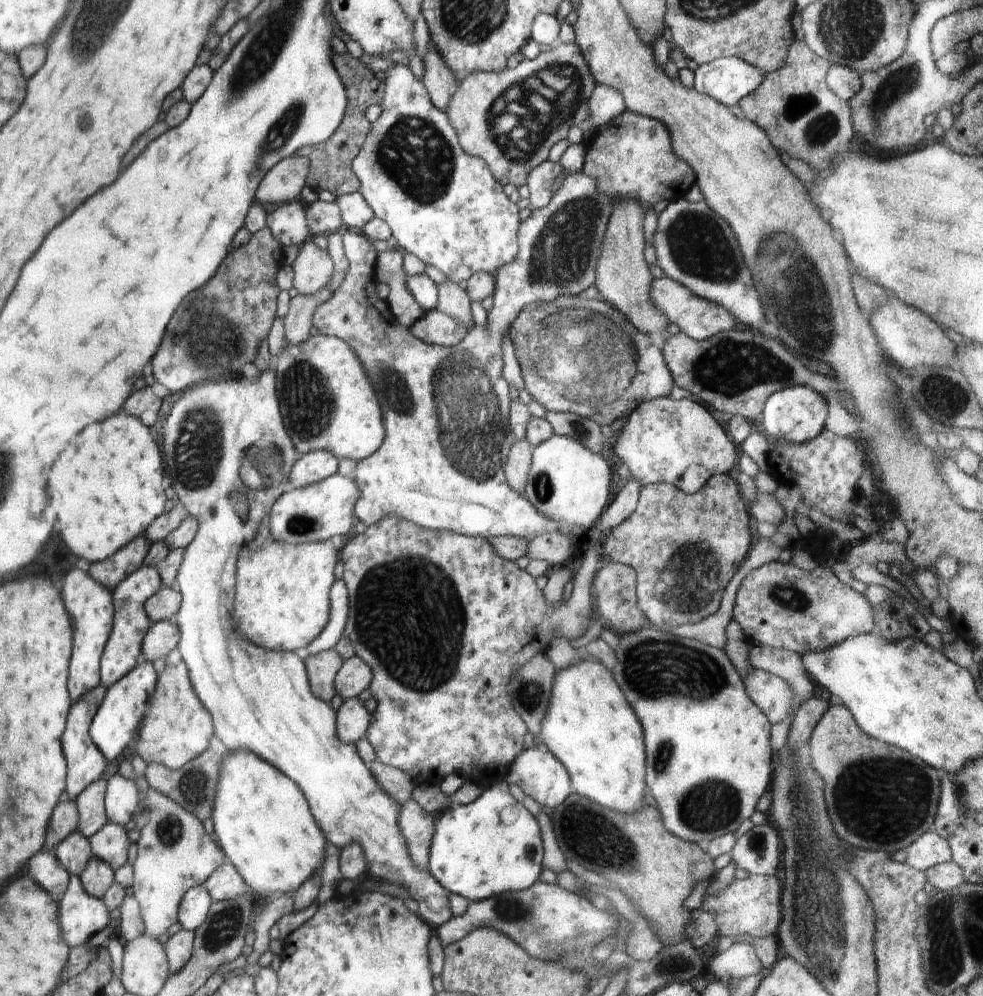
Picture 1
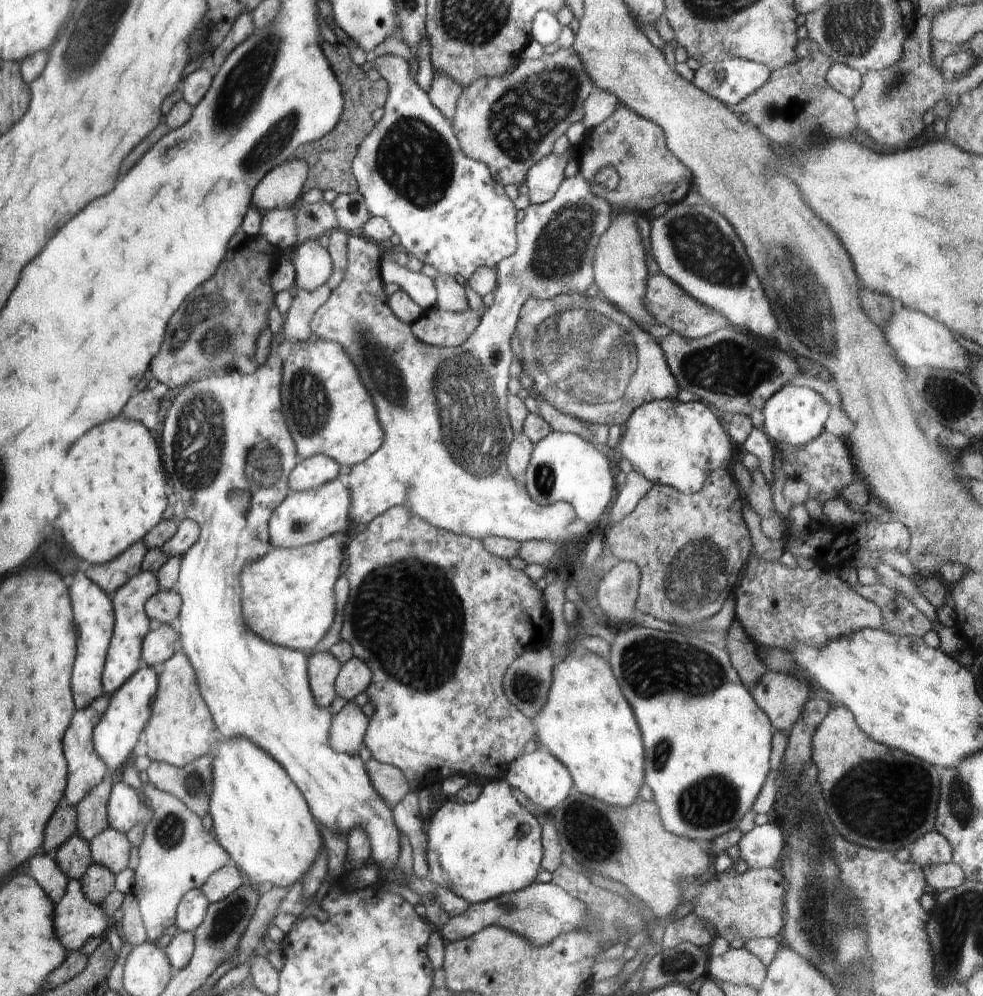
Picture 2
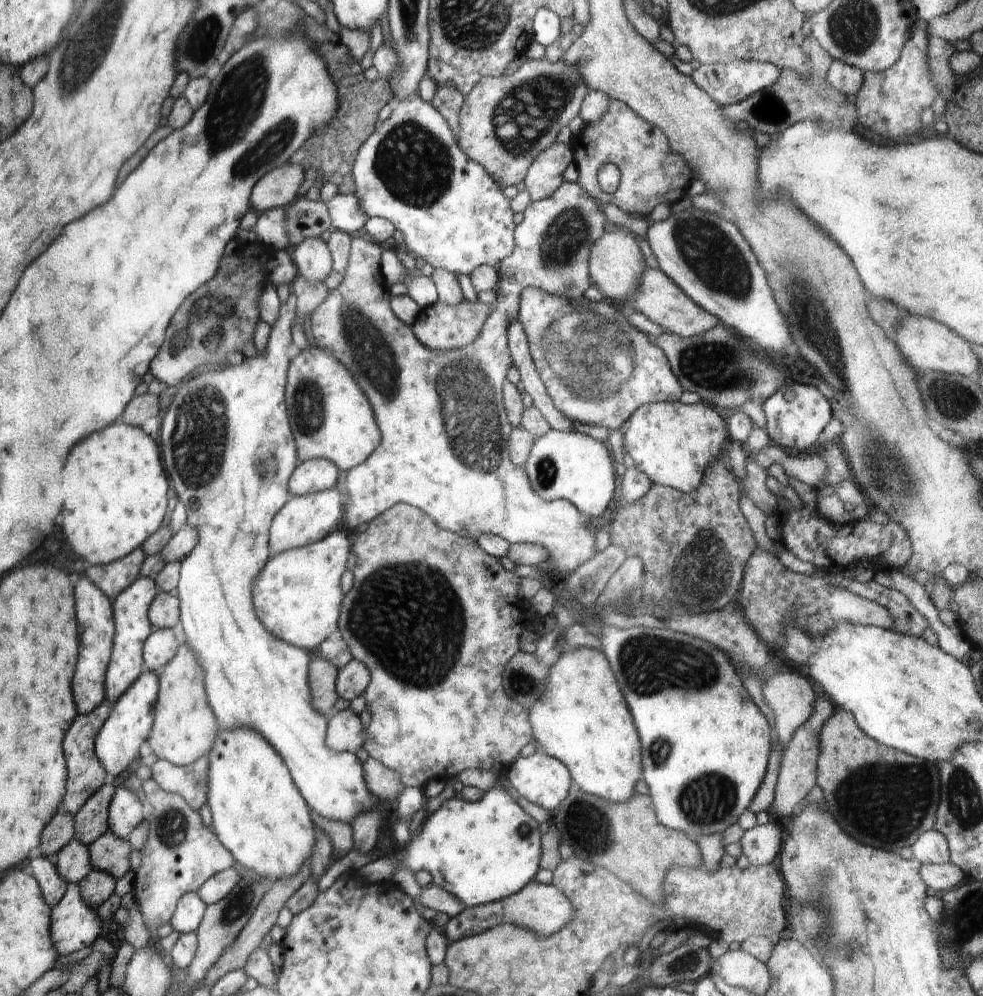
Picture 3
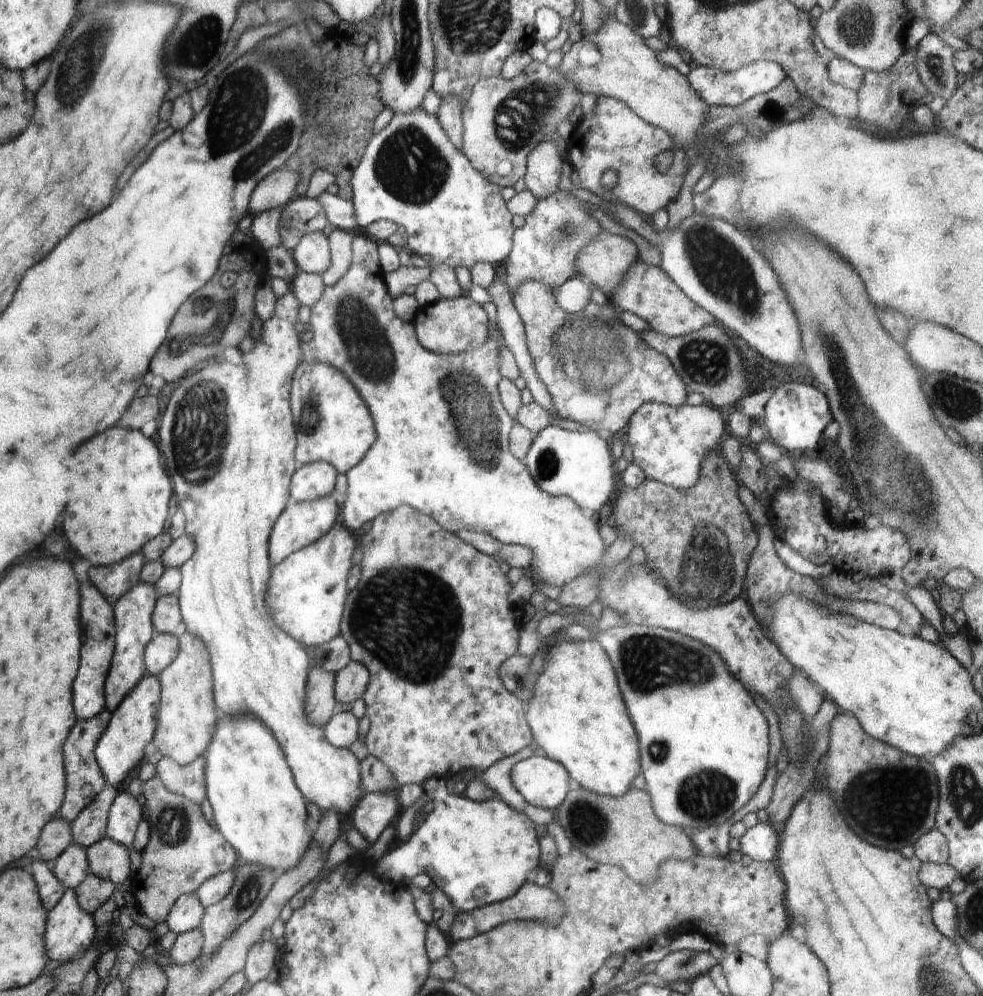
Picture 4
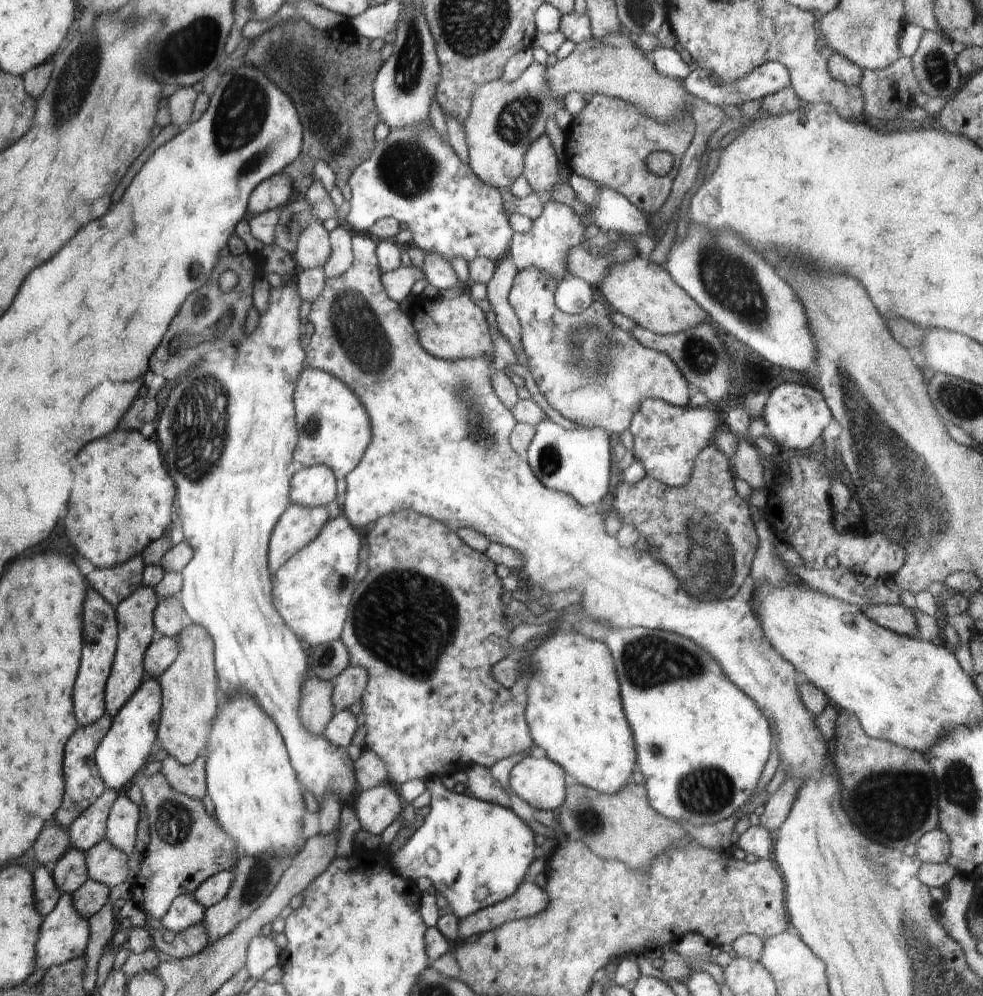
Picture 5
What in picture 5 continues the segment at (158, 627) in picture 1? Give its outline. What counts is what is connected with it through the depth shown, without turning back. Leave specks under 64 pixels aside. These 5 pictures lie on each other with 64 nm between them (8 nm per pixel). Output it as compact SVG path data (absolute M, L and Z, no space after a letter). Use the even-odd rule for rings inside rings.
M157 635L149 647L150 650L146 649L146 672L158 680L159 676L176 660L179 644L176 638Z

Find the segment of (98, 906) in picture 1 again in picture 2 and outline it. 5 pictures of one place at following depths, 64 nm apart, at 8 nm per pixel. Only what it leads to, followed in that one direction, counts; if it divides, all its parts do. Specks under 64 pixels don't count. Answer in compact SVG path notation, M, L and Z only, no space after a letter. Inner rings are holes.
M70 879L62 900L56 904L54 924L57 937L69 954L81 949L92 938L100 937L106 918L101 905L87 898L82 882Z

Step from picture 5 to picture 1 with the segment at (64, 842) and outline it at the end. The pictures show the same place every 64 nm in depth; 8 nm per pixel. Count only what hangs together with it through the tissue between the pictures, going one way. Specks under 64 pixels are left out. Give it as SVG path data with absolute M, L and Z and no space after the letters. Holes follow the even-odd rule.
M66 793L61 794L61 801L54 809L53 818L49 824L47 834L48 851L54 852L60 842L77 830L78 825L79 812L76 801L71 801Z

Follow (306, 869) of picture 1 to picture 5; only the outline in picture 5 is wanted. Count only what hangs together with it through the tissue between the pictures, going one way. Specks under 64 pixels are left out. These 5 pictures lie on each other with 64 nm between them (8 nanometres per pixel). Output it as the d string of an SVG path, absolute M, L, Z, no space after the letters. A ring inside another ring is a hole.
M234 694L228 702L222 700L220 712L214 717L208 733L205 750L205 777L207 794L214 803L214 817L222 830L235 842L240 855L248 857L286 857L297 846L302 846L303 816L305 813L304 790L291 762L288 762L286 744L274 720L262 712L262 705L248 694Z

